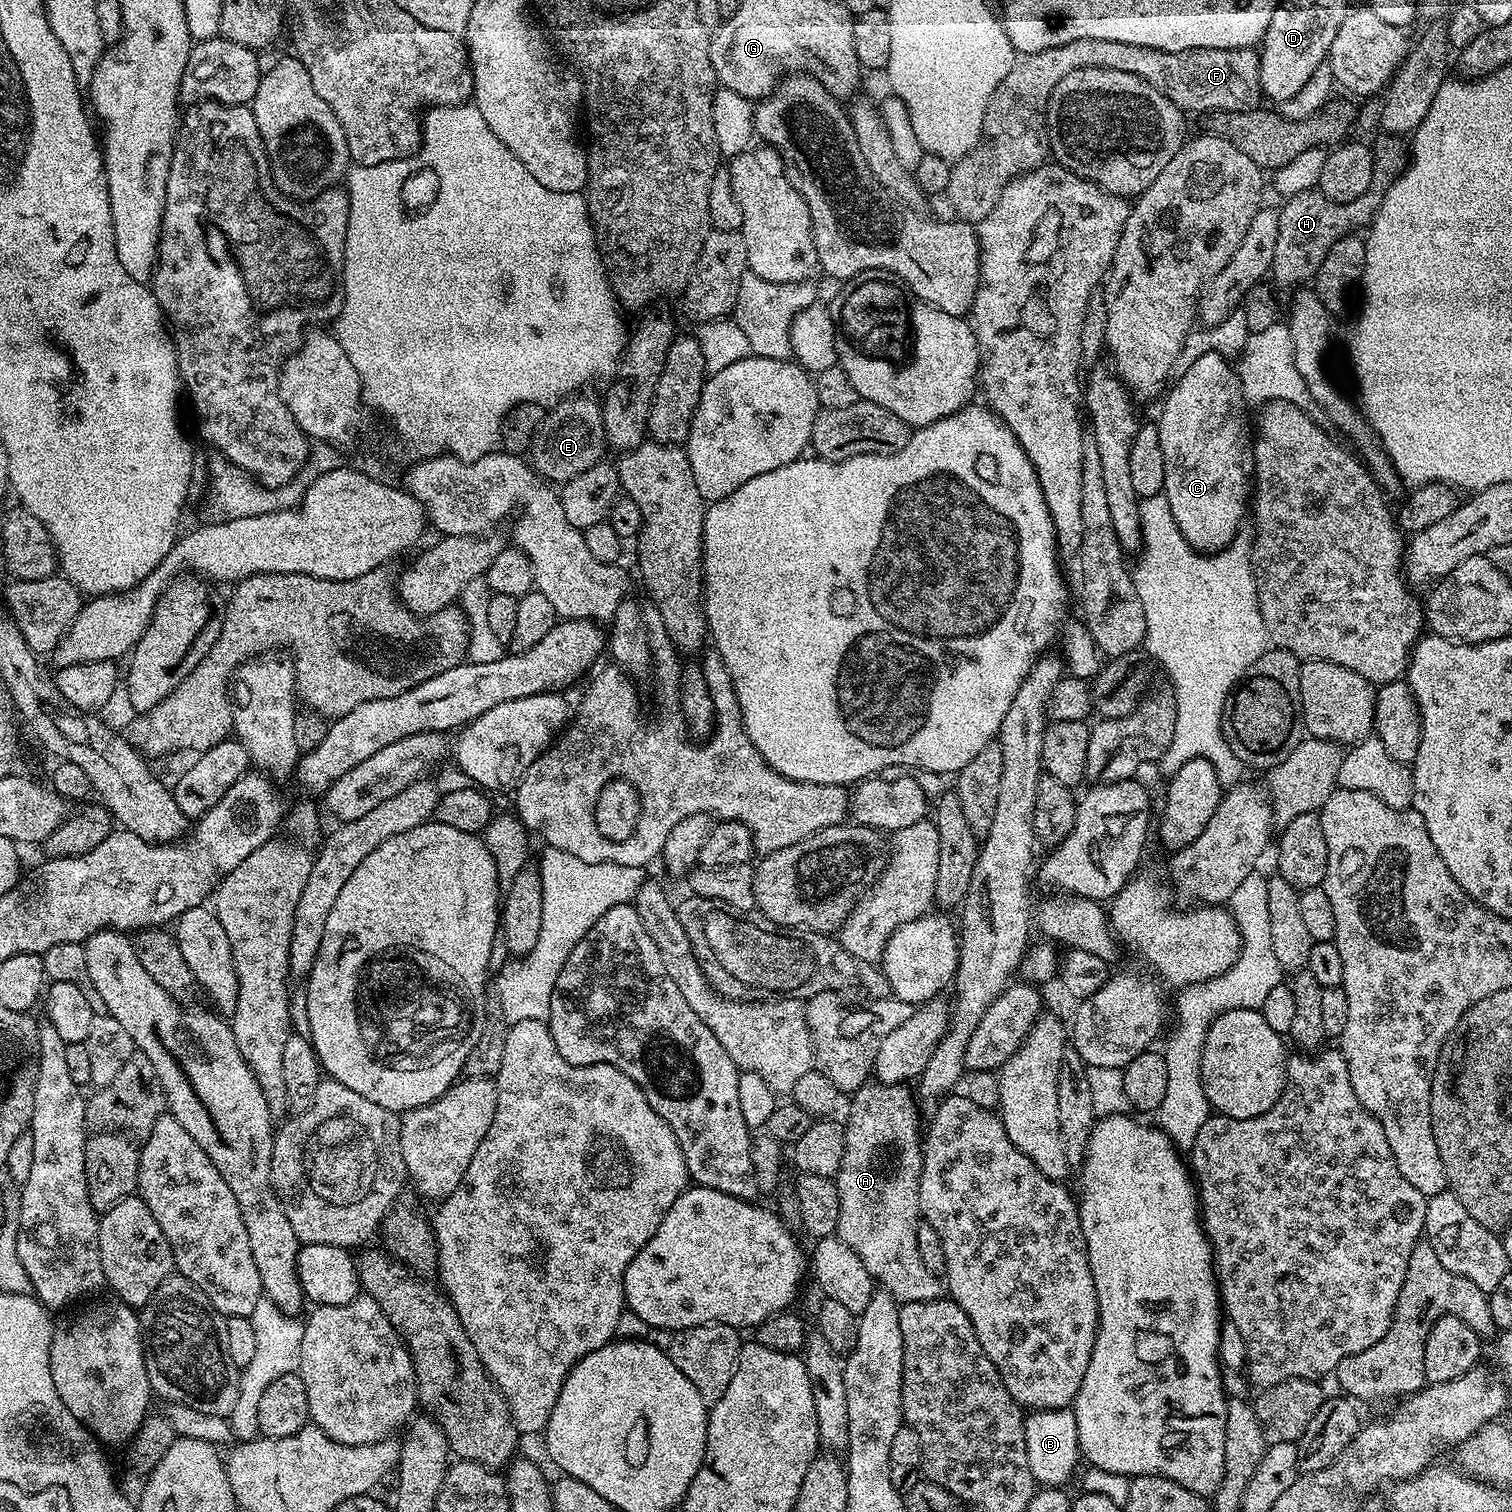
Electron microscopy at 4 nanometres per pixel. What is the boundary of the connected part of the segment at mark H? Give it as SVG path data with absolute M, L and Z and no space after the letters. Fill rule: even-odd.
M1381 135L1377 144L1371 145L1374 158L1374 178L1372 188L1362 198L1354 198L1354 202L1339 204L1326 198L1319 190L1303 192L1297 196L1289 196L1283 201L1284 208L1279 209L1278 242L1274 246L1274 262L1271 275L1287 290L1304 286L1315 277L1318 266L1322 266L1322 258L1330 254L1330 246L1343 236L1350 236L1367 229L1388 187L1395 182L1396 177L1403 174L1410 159L1409 149L1399 136Z

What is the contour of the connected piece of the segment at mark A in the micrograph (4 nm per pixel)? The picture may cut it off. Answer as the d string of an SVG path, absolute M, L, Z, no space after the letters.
M869 1082L851 1097L848 1120L844 1125L844 1153L842 1166L837 1170L834 1183L838 1190L838 1214L843 1227L860 1232L868 1224L868 1252L864 1268L883 1291L889 1292L900 1304L939 1300L946 1288L937 1273L926 1270L922 1254L918 1254L916 1226L920 1216L920 1175L924 1161L922 1143L922 1112L913 1089L903 1084Z

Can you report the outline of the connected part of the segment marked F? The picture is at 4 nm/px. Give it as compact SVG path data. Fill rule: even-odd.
M1075 40L1066 46L1056 46L1050 50L1042 50L1017 59L1016 65L998 82L998 90L990 98L984 115L984 134L976 149L952 164L950 186L946 193L948 204L959 219L969 222L984 220L994 210L1002 190L1016 176L1032 172L1042 167L1049 159L1048 142L1048 103L1050 94L1066 74L1079 68L1105 68L1106 70L1124 70L1126 74L1134 74L1150 86L1154 86L1174 106L1185 114L1198 112L1205 114L1212 111L1254 111L1261 107L1258 95L1260 82L1259 71L1248 72L1249 53L1244 50L1227 48L1195 48L1181 52L1162 52L1146 46L1130 46L1124 42L1102 42L1101 40Z

